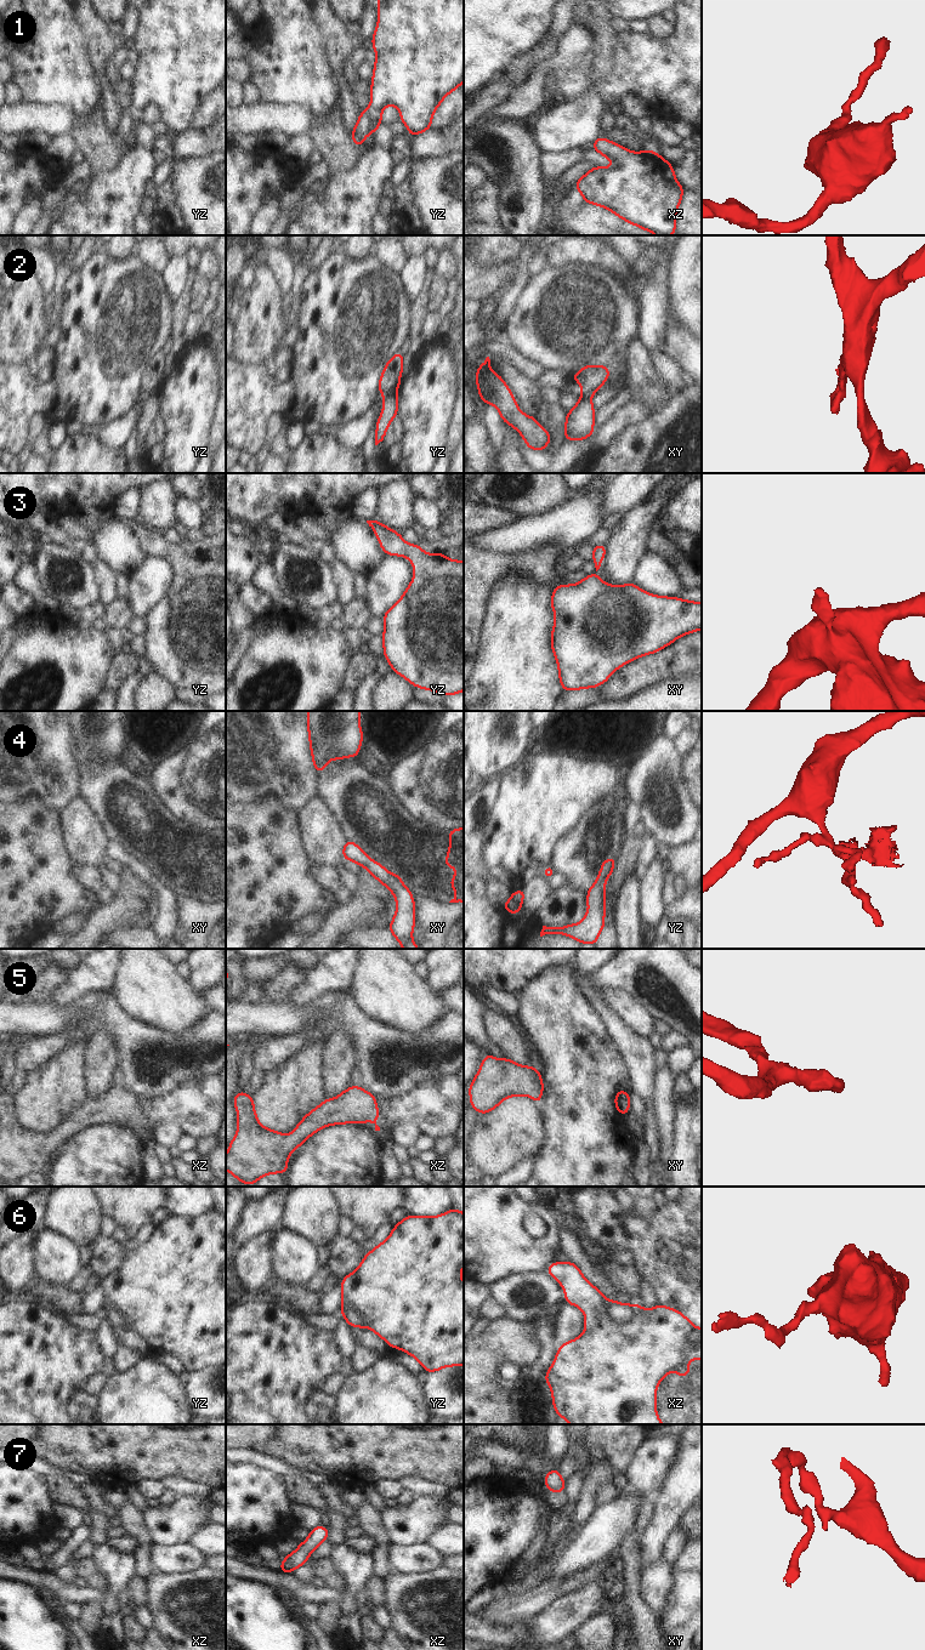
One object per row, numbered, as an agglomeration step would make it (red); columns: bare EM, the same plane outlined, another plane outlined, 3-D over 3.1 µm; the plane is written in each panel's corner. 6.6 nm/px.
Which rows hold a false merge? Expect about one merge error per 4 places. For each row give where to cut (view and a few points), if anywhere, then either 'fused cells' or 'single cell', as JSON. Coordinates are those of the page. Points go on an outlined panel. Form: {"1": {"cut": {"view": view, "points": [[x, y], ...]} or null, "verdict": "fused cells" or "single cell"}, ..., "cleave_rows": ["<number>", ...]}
{"1": {"cut": null, "verdict": "single cell"}, "2": {"cut": {"view": "yz", "points": [[393, 393], [384, 396]]}, "verdict": "fused cells"}, "3": {"cut": null, "verdict": "single cell"}, "4": {"cut": {"view": "yz", "points": [[596, 882], [603, 886]]}, "verdict": "fused cells"}, "5": {"cut": null, "verdict": "single cell"}, "6": {"cut": {"view": "xz", "points": [[636, 1304], [634, 1314], [625, 1323], [617, 1323], [607, 1312]]}, "verdict": "fused cells"}, "7": {"cut": null, "verdict": "single cell"}, "cleave_rows": ["2", "4", "6"]}

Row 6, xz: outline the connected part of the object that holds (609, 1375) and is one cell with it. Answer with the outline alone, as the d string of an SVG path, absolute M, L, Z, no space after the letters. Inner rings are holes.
M555 1262L546 1273L563 1287L564 1303L579 1307L585 1315L583 1335L558 1347L554 1364L545 1375L557 1416L571 1424L664 1424L657 1416L657 1387L674 1369L680 1378L691 1373L692 1367L683 1364L702 1359L702 1328L693 1326L682 1313L660 1304L649 1310L636 1304L632 1318L626 1324L617 1324L608 1313L609 1301L584 1278L574 1263Z

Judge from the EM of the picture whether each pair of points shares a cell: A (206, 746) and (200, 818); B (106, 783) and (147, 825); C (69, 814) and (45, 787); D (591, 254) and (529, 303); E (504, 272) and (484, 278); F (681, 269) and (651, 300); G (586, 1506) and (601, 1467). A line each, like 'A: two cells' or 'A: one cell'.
A: one cell
B: one cell
C: two cells
D: two cells
E: one cell
F: two cells
G: one cell

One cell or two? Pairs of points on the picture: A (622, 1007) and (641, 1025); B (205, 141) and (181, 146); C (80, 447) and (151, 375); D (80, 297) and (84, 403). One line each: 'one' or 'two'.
A: one
B: one
C: two
D: one

